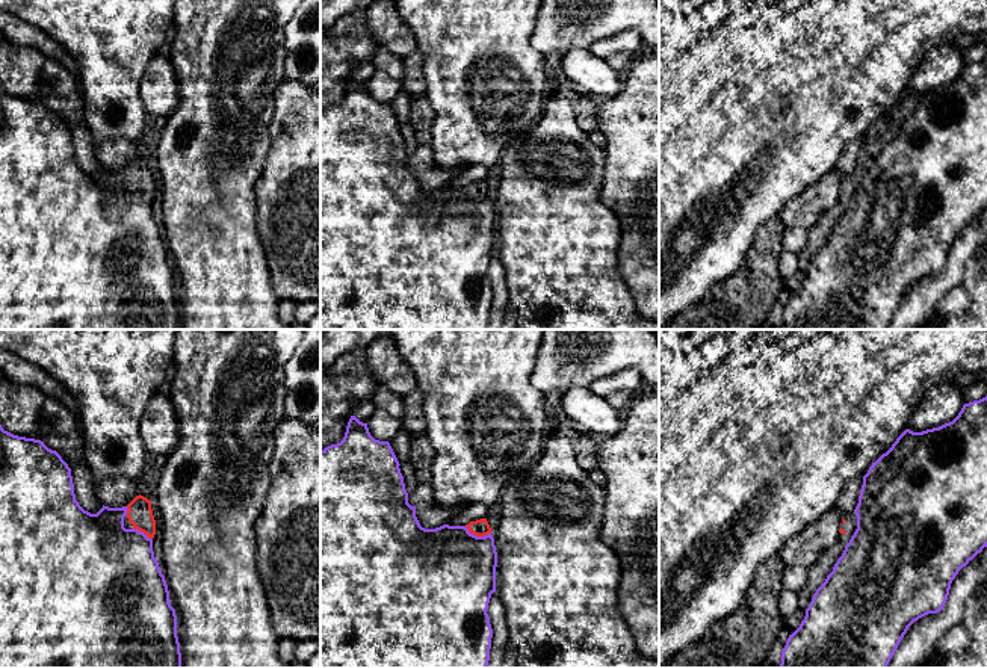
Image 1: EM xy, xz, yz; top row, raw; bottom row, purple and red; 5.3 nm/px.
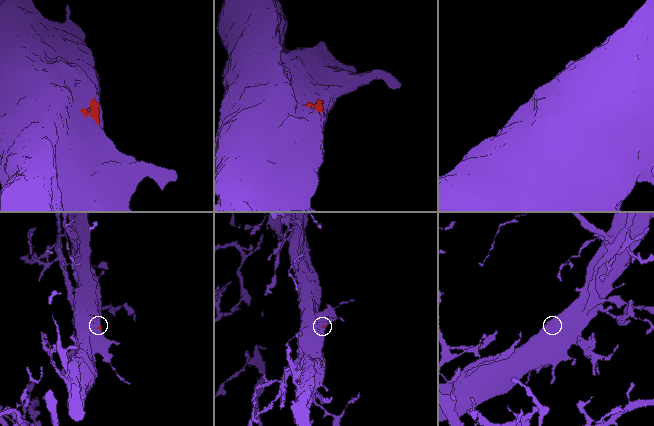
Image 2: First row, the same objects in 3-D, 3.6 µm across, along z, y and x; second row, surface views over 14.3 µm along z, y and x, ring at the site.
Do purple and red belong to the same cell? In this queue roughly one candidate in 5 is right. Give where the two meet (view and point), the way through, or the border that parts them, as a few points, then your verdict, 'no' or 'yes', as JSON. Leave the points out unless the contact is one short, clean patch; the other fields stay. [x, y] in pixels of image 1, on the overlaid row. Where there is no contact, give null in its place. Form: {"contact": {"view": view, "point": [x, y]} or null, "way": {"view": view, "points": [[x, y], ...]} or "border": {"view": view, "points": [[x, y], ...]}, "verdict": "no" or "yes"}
{"contact": {"view": "xz", "point": [478, 537]}, "verdict": "no"}

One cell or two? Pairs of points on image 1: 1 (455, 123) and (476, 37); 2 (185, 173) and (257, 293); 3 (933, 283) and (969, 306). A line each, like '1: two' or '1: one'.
1: one
2: one
3: two

